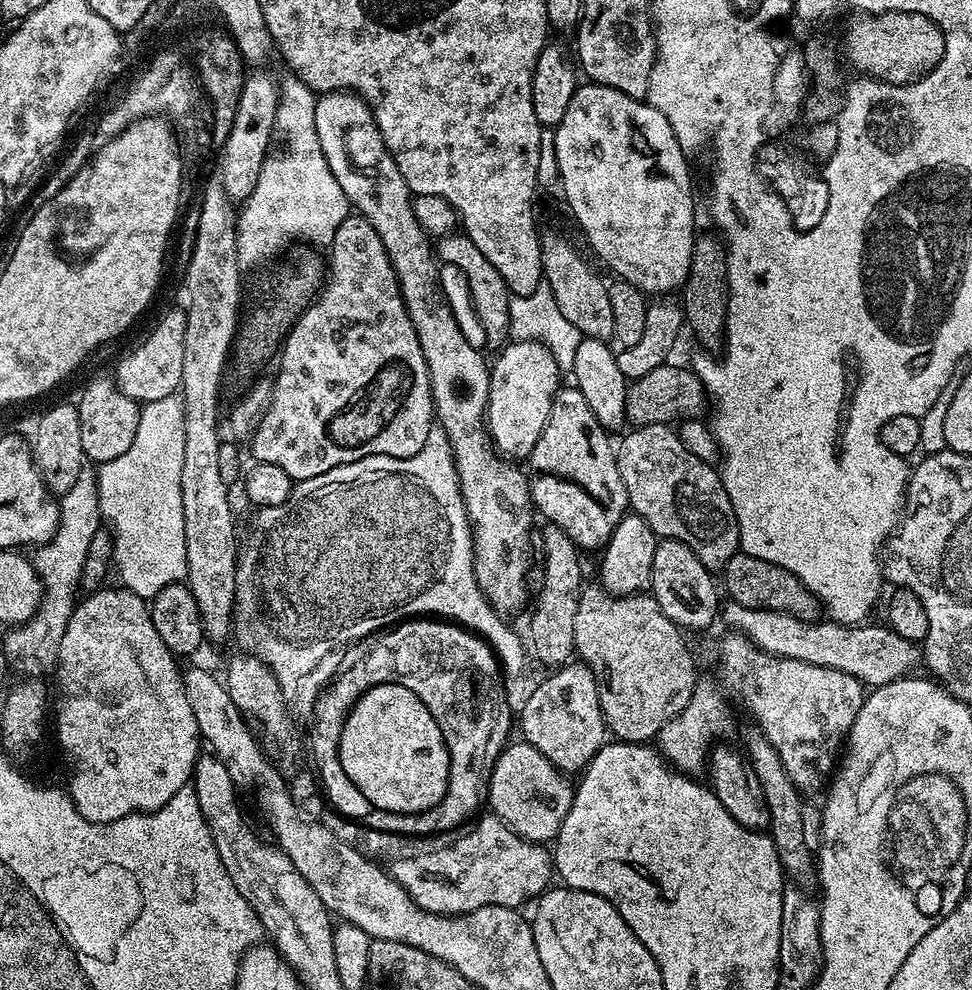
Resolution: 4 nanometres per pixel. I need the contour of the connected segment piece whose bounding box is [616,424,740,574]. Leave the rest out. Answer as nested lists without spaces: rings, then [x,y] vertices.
[[[651,424],[641,428],[632,428],[629,436],[618,444],[616,465],[622,478],[622,486],[626,486],[628,507],[635,515],[641,516],[655,532],[664,540],[677,540],[690,550],[706,566],[708,571],[716,574],[724,569],[730,558],[740,551],[740,531],[734,518],[734,506],[730,506],[730,498],[726,494],[726,486],[722,486],[720,473],[712,464],[702,462],[682,446],[679,431],[667,424]]]

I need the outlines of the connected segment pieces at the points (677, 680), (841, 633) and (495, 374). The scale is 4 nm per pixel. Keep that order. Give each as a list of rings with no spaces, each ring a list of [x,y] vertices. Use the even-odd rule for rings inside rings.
[[[602,586],[596,588],[585,587],[580,593],[580,601],[578,602],[578,615],[574,618],[574,642],[576,643],[575,655],[579,657],[583,663],[587,664],[601,681],[608,680],[607,690],[600,693],[600,705],[602,706],[602,714],[604,722],[609,733],[612,732],[617,741],[626,744],[643,744],[651,741],[653,738],[659,737],[660,728],[670,722],[670,718],[674,718],[679,714],[685,706],[690,702],[690,698],[694,694],[698,683],[698,675],[696,676],[696,662],[692,658],[692,652],[688,649],[688,644],[684,641],[685,633],[670,618],[666,618],[666,614],[662,614],[662,606],[658,606],[658,602],[651,594],[637,594],[634,596],[611,596]]]
[[[733,602],[723,605],[722,620],[723,616],[733,633],[754,642],[754,646],[763,652],[769,652],[771,656],[794,658],[798,662],[810,662],[814,666],[842,670],[858,678],[869,689],[905,679],[922,664],[921,645],[900,637],[883,623],[865,622],[855,626],[841,626],[835,622],[808,623],[788,613],[760,608],[746,609]]]
[[[512,340],[505,343],[502,355],[491,365],[488,377],[490,390],[488,391],[488,410],[486,413],[486,427],[497,452],[505,458],[531,457],[538,438],[542,438],[542,430],[550,418],[550,406],[554,394],[562,386],[562,373],[558,362],[550,354],[550,350],[537,340]]]

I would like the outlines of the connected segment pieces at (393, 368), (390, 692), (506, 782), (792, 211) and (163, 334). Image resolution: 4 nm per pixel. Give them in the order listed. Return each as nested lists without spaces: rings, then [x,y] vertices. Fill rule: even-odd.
[[[350,214],[338,226],[332,243],[327,249],[326,279],[312,303],[296,317],[288,329],[280,352],[280,369],[272,380],[272,394],[268,397],[268,407],[264,409],[256,422],[256,427],[250,441],[252,460],[270,466],[282,466],[293,482],[309,480],[318,474],[326,474],[331,468],[343,464],[353,464],[367,456],[393,456],[394,458],[410,458],[426,446],[426,438],[434,427],[434,409],[432,407],[432,391],[430,390],[430,374],[426,366],[426,358],[422,354],[422,346],[418,342],[418,334],[414,330],[414,322],[406,310],[406,302],[400,293],[400,283],[396,277],[394,266],[390,262],[390,254],[378,238],[378,230],[370,226],[370,222],[359,214]]]
[[[399,684],[376,685],[357,699],[342,726],[340,761],[346,778],[366,794],[372,808],[398,814],[418,814],[430,810],[446,794],[450,758],[442,731],[418,695]]]
[[[509,743],[495,757],[496,765],[491,765],[486,780],[486,804],[492,807],[489,808],[491,815],[497,816],[507,828],[514,830],[514,834],[533,844],[547,845],[555,841],[570,810],[574,784],[534,746],[519,743]]]
[[[760,138],[760,144],[756,144],[756,152],[752,152],[752,172],[756,172],[756,180],[761,180],[765,190],[774,190],[782,195],[786,220],[792,227],[792,237],[810,234],[824,221],[832,196],[832,157],[829,154],[824,158],[796,156],[786,146],[786,138],[778,142],[773,142],[770,138]]]
[[[183,307],[172,308],[160,320],[160,325],[121,362],[116,368],[116,376],[114,375],[114,382],[116,383],[131,400],[139,402],[141,405],[151,406],[159,405],[164,402],[167,396],[177,395],[180,383],[182,382],[182,350],[186,346],[186,312]]]

